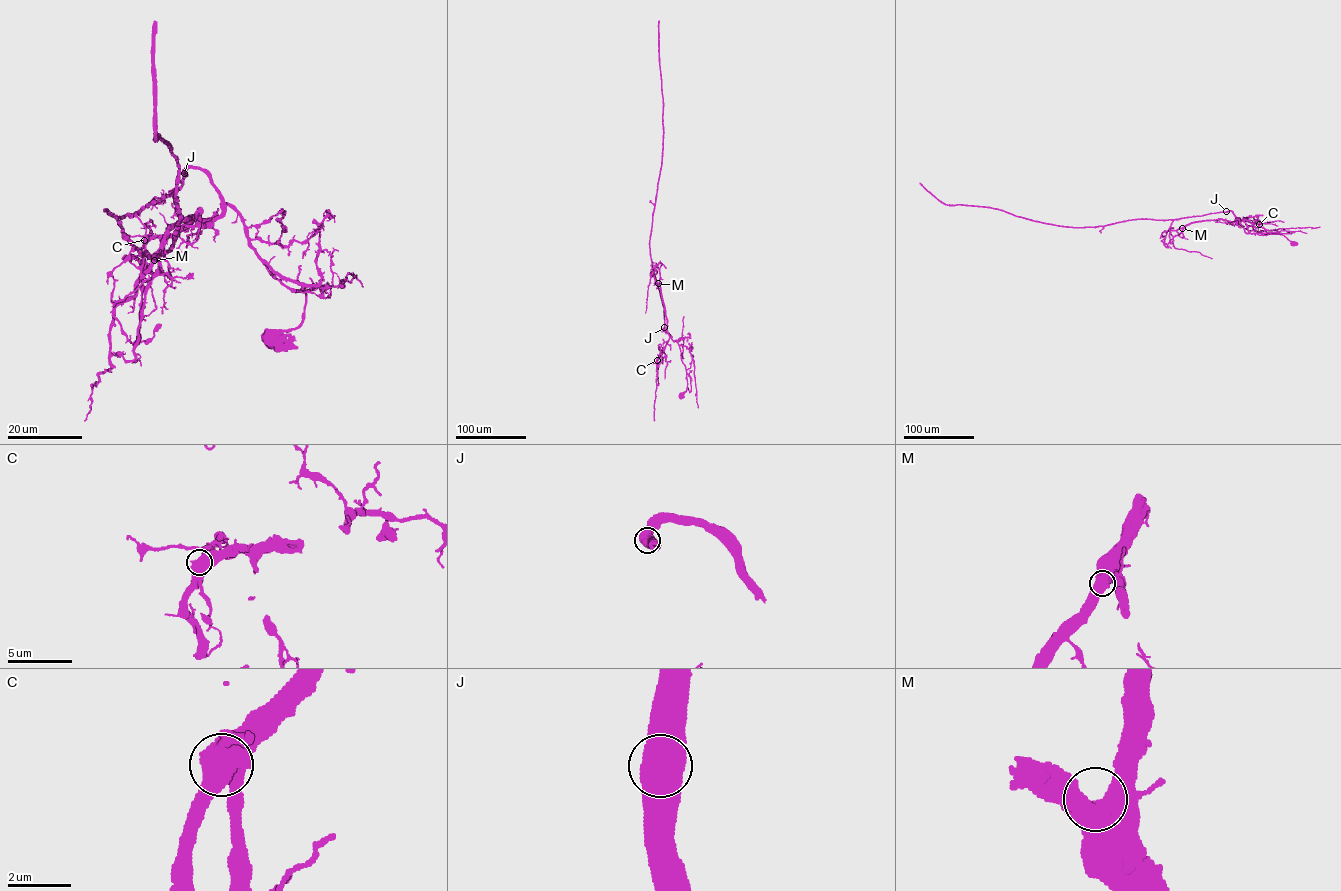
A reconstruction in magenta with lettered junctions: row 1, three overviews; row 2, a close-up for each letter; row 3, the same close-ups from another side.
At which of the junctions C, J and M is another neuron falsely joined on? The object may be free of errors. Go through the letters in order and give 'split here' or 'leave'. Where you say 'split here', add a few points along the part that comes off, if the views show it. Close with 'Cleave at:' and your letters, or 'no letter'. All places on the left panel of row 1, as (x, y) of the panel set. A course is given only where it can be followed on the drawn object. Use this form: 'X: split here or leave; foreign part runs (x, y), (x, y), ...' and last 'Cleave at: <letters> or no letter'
C: leave
J: leave
M: leave
Cleave at: no letter

